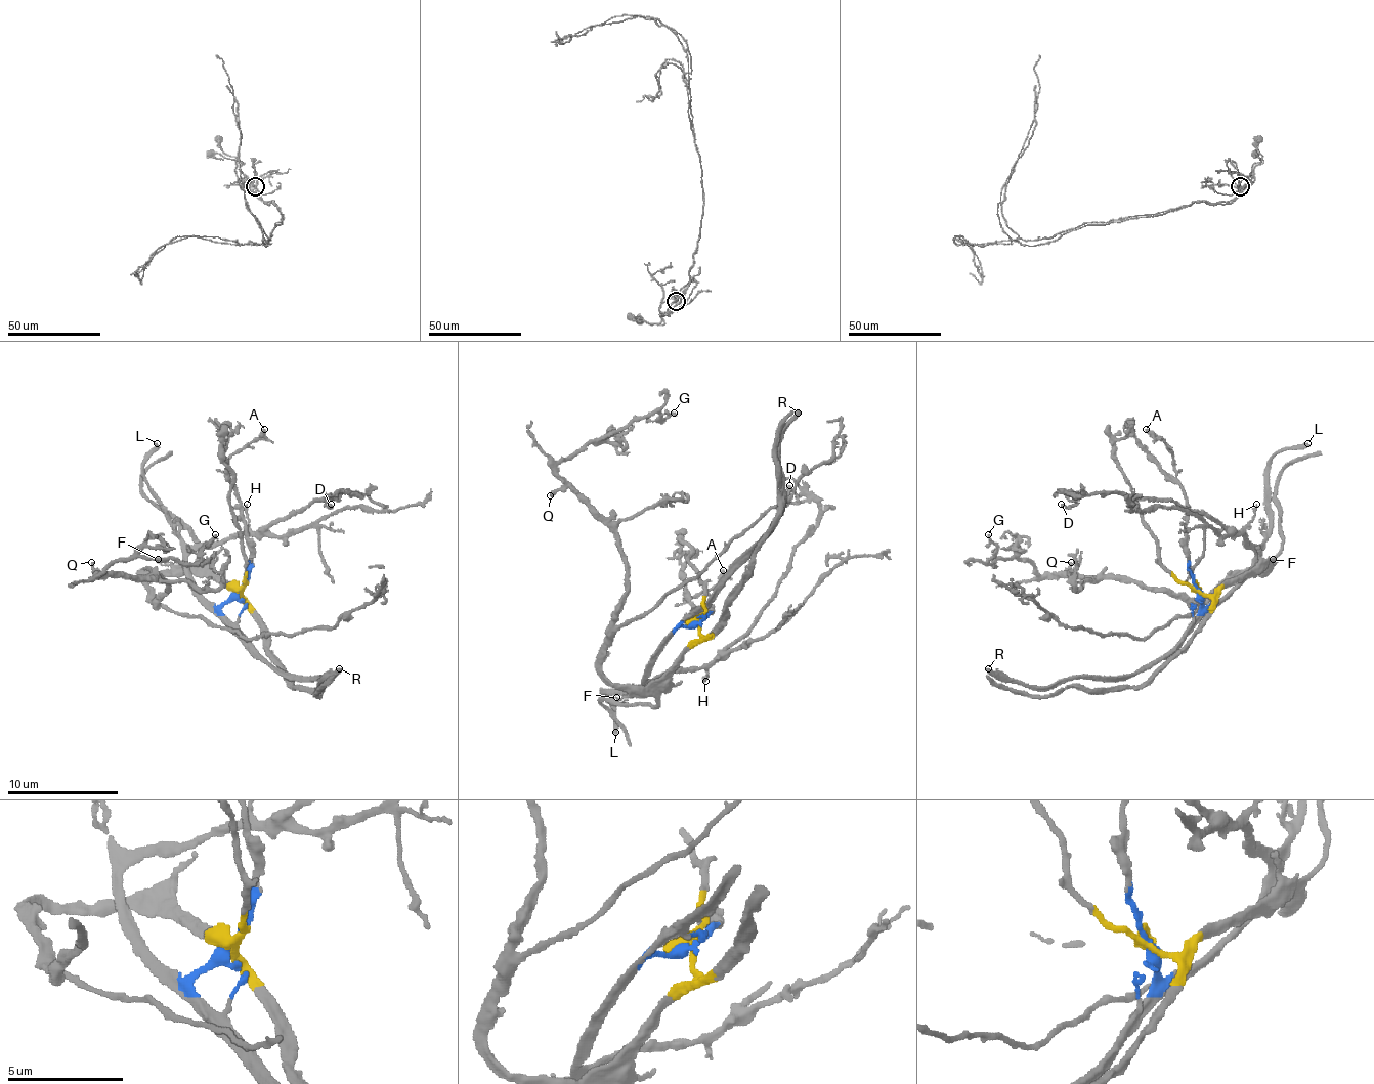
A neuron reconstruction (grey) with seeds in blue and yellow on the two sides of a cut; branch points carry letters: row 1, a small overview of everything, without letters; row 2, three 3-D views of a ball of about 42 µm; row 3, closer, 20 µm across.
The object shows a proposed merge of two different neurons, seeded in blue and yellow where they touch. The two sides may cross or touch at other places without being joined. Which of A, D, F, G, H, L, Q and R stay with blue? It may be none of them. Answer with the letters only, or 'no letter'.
A, D, H, L, R

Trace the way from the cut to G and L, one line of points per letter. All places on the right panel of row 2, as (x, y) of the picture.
G: (1197, 589), (1214, 595), (1261, 572), (1187, 600), (1047, 575), (1018, 556), (990, 564), (987, 533)
L: (1197, 589), (1208, 606), (1244, 575), (1263, 539), (1270, 506), (1270, 462), (1280, 450), (1307, 442)

